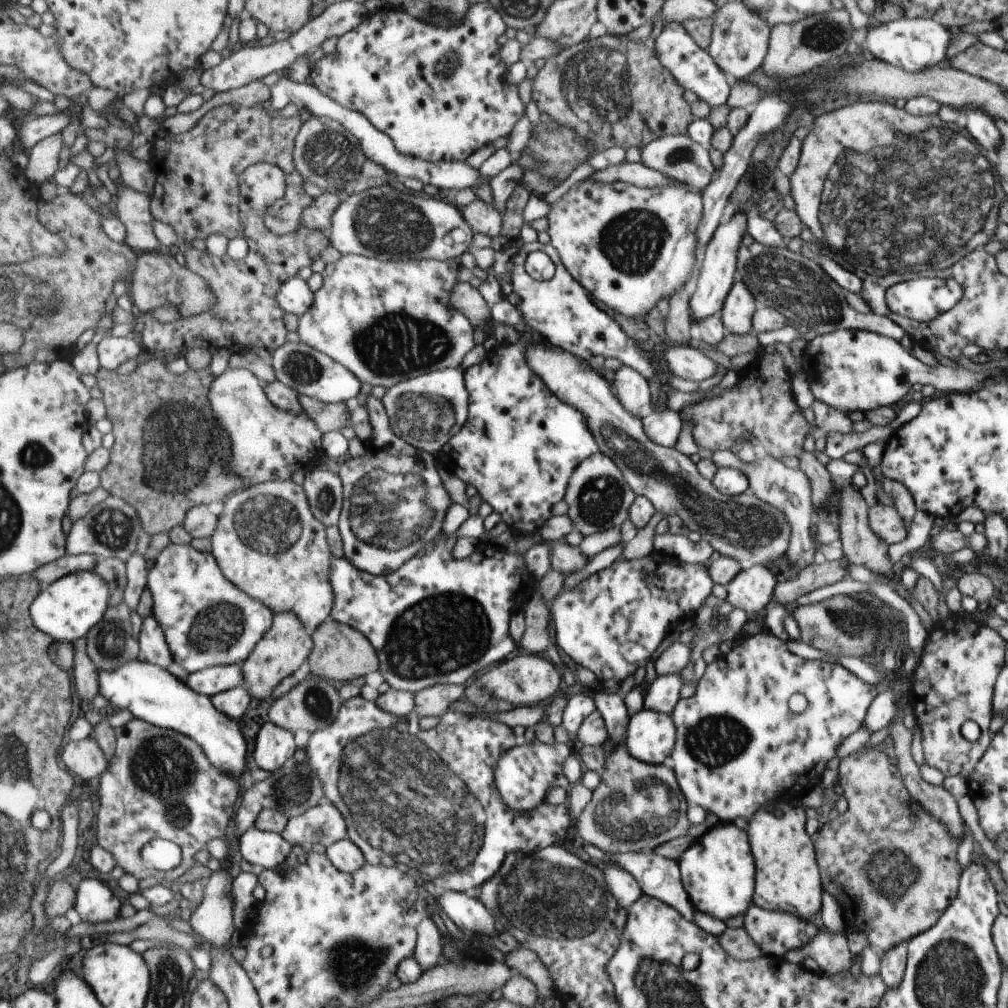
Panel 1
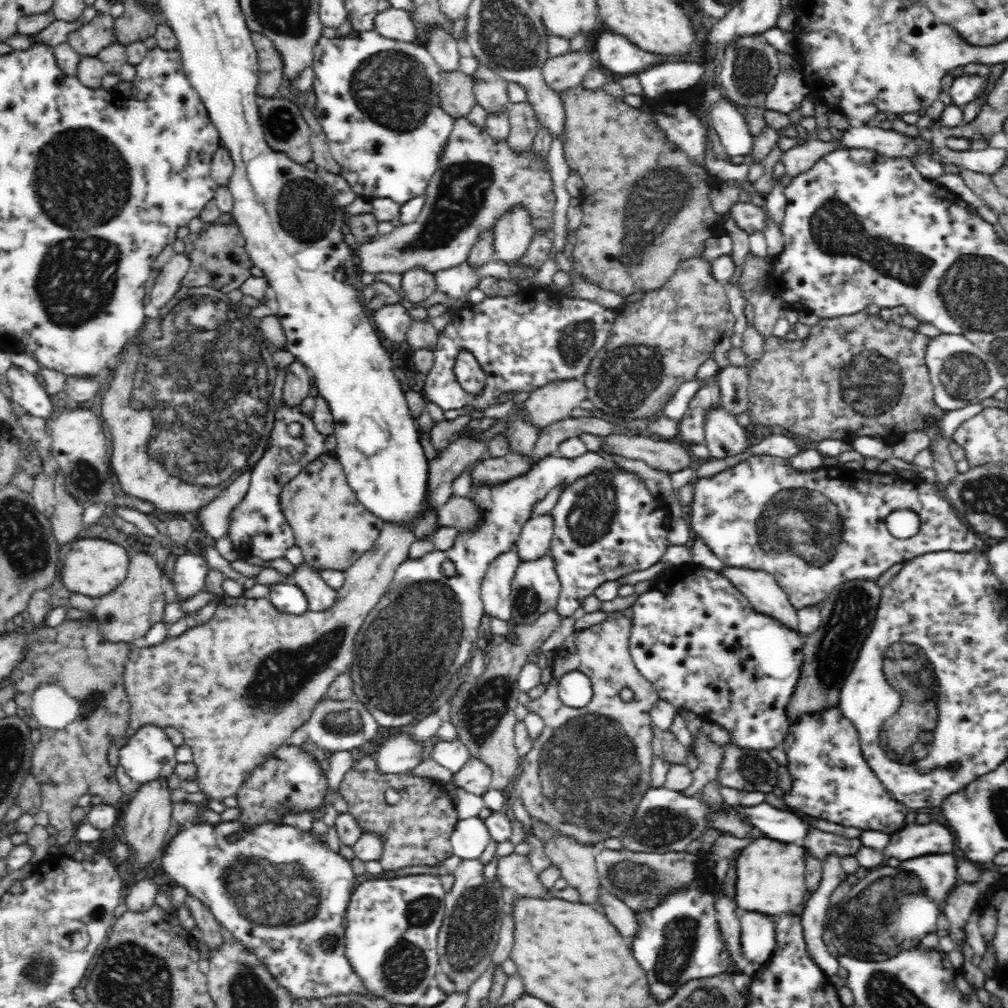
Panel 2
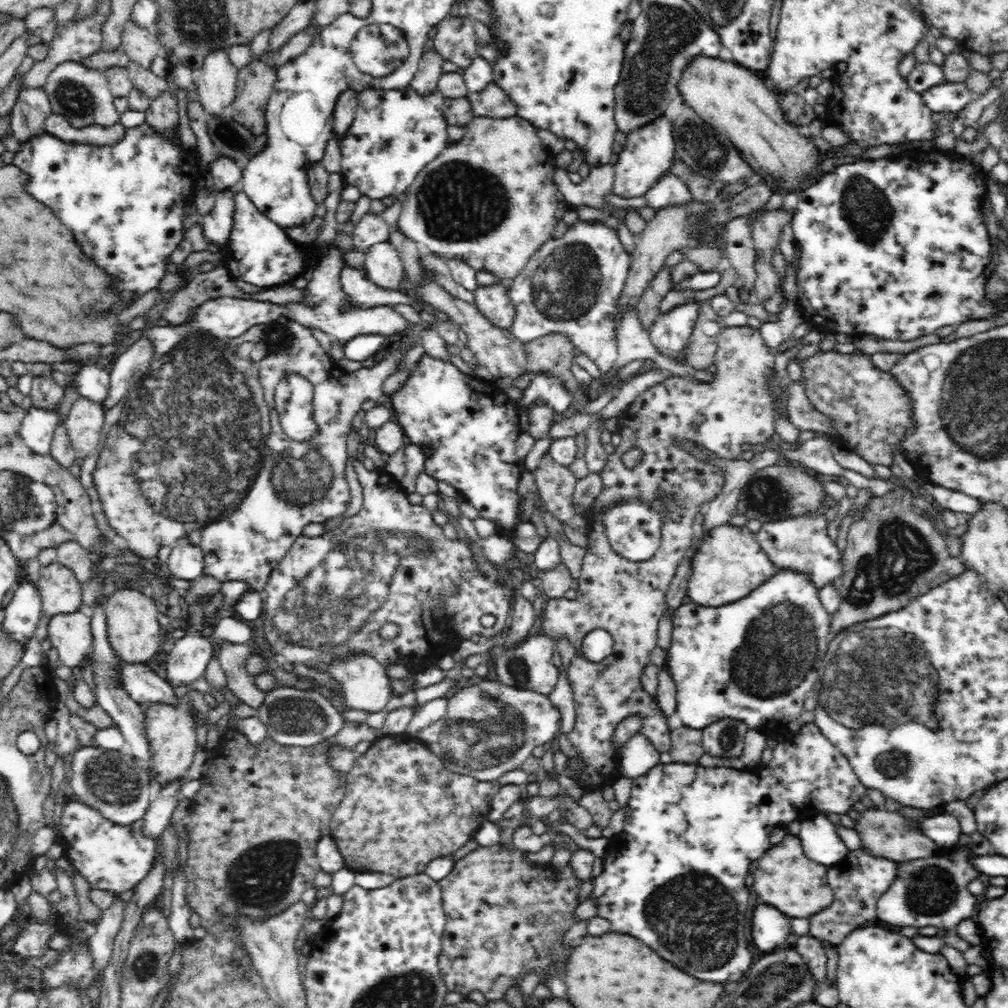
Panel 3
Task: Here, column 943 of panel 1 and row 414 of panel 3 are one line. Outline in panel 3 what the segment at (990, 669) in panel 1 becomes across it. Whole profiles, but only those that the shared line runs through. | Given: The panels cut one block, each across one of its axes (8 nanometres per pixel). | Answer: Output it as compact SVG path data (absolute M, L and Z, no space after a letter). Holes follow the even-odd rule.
M748 325L741 327L726 327L718 337L719 344L715 357L715 365L716 372L714 376L707 377L703 379L702 376L697 378L692 378L690 380L686 380L683 377L678 377L677 379L670 378L666 379L658 384L652 386L648 390L645 390L630 406L624 410L618 416L618 426L617 433L621 436L620 444L615 448L615 452L610 454L606 463L606 466L601 470L602 477L602 494L606 494L606 498L614 498L614 494L650 494L650 490L658 490L658 486L678 486L678 490L682 490L682 494L690 494L690 498L694 498L694 502L702 502L702 498L710 498L711 500L718 496L718 493L722 492L722 486L718 486L718 482L722 482L724 480L723 472L720 469L714 470L702 470L702 462L700 460L696 460L696 456L692 456L692 454L688 454L688 452L684 452L682 448L678 448L676 442L680 442L680 440L690 440L690 442L694 442L698 448L704 448L704 450L710 450L714 456L718 456L722 459L740 459L742 458L743 451L740 449L742 444L758 444L765 443L770 440L772 434L775 432L774 430L774 421L776 410L775 400L773 400L773 396L771 396L771 390L769 390L769 382L771 381L771 374L774 373L775 366L775 358L777 353L776 349L772 349L770 347L766 347L766 343L764 343L764 339L760 335L759 329L754 329ZM630 448L637 448L643 452L642 460L634 467L632 470L626 467L624 463L622 463L622 456L630 450Z

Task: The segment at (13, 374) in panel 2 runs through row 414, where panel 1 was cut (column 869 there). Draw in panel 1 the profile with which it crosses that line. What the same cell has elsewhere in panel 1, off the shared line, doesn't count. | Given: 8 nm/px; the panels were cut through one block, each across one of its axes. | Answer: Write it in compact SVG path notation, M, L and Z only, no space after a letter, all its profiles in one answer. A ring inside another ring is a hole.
M901 18L892 22L879 24L869 30L863 47L882 61L892 63L894 66L904 67L907 71L924 70L940 64L948 58L947 50L954 35L949 27L940 24L934 19Z

